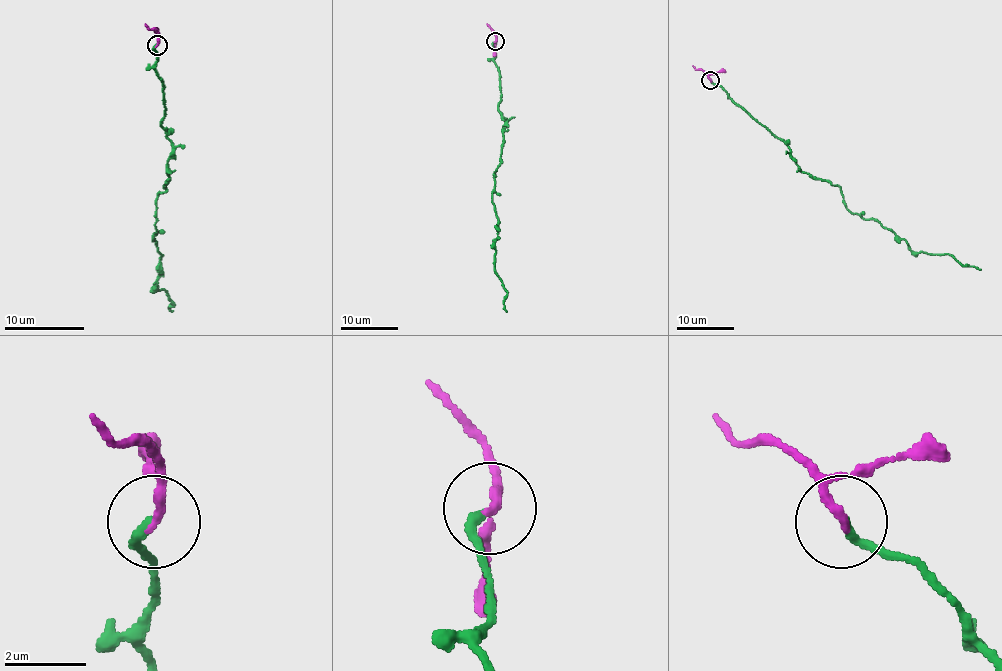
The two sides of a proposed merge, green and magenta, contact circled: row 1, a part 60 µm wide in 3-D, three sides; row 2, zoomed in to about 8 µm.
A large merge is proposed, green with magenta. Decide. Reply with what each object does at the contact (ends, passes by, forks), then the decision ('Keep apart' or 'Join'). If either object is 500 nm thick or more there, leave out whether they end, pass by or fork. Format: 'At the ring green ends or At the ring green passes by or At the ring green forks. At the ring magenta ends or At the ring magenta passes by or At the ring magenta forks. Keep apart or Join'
At the ring green ends. At the ring magenta passes by. Join

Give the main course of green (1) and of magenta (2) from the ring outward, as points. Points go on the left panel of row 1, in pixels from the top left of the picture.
1: (156, 44), (160, 126), (173, 154), (156, 197), (152, 241), (160, 273), (154, 287), (173, 311)
2: (156, 44), (158, 34), (144, 24)

